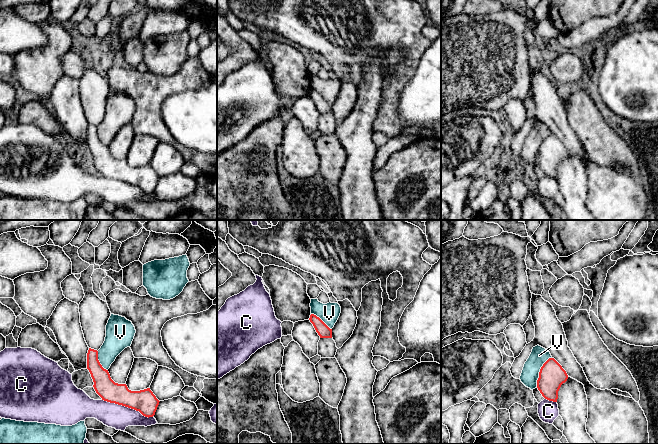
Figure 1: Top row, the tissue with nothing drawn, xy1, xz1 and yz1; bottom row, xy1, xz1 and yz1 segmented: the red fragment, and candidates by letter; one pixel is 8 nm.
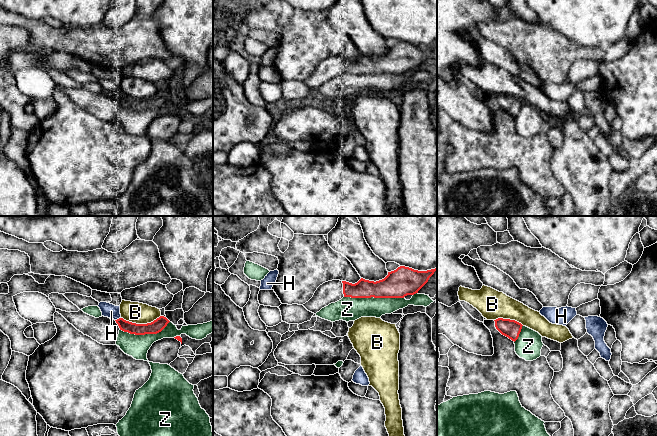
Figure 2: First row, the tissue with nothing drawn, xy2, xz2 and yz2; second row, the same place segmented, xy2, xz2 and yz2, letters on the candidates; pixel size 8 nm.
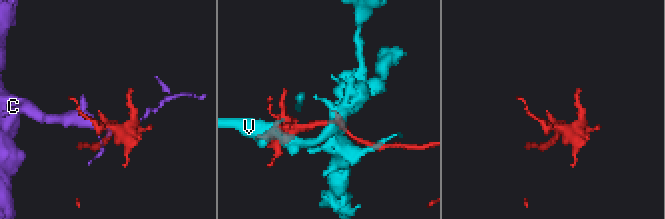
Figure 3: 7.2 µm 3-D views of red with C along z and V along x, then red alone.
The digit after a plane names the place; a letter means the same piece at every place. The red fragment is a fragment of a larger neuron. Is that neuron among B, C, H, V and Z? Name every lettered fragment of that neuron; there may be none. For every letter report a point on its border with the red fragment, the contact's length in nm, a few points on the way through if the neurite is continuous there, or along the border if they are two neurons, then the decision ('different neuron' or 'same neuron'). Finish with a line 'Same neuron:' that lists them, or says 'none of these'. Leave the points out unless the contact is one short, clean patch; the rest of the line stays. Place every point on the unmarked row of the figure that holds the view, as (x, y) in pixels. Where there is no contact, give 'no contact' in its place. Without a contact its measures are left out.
B: meets red in xy2 at (140, 100); contact 320 nm long; different neuron
C: meets red in xy1 at (128, 183); contact 440 nm long; different neuron
H: meets red in xy2 at (117, 95); contact 50 nm long; different neuron
V: meets red in yz1 at (540, 147); contact 260 nm long; border along yz1 (551, 133), (541, 143), (536, 162); different neuron
Z: meets red in xz2 at (374, 73); contact 480 nm long; different neuron
Same neuron: none of these

